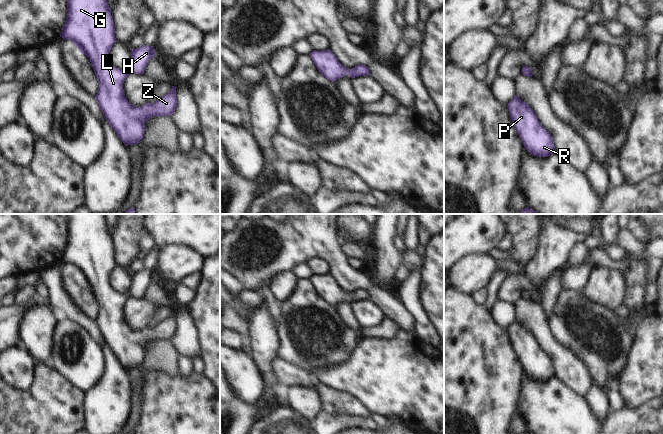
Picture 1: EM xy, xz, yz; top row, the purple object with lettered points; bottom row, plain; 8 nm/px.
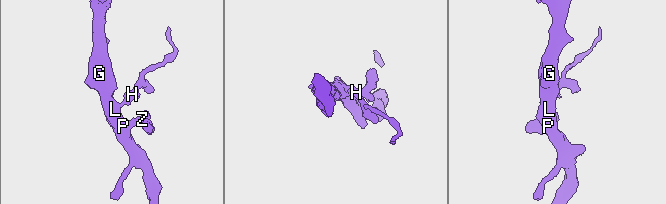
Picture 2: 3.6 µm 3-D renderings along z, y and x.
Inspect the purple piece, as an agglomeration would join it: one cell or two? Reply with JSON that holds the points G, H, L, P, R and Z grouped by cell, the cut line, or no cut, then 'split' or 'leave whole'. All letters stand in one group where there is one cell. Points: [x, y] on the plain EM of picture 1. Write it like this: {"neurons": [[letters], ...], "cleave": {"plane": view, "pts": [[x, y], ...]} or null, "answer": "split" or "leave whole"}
{"neurons": [["G", "H", "L", "P", "R", "Z"]], "cleave": null, "answer": "leave whole"}

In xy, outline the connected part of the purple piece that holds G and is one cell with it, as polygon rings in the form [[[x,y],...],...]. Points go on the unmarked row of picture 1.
[[[66,214],[67,215],[67,241],[60,261],[71,265],[79,275],[86,279],[98,303],[98,314],[95,323],[110,350],[125,370],[138,368],[143,363],[145,347],[153,340],[171,340],[177,330],[176,311],[162,320],[153,328],[146,327],[135,331],[125,321],[123,308],[126,301],[131,298],[143,298],[147,287],[155,281],[153,270],[143,269],[131,275],[131,285],[127,294],[116,292],[110,285],[109,277],[116,267],[115,253],[111,233],[106,223],[105,214]]]

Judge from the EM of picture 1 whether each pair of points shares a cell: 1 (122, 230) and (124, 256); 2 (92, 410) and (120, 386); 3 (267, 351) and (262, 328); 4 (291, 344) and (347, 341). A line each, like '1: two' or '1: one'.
1: one
2: one
3: one
4: one

